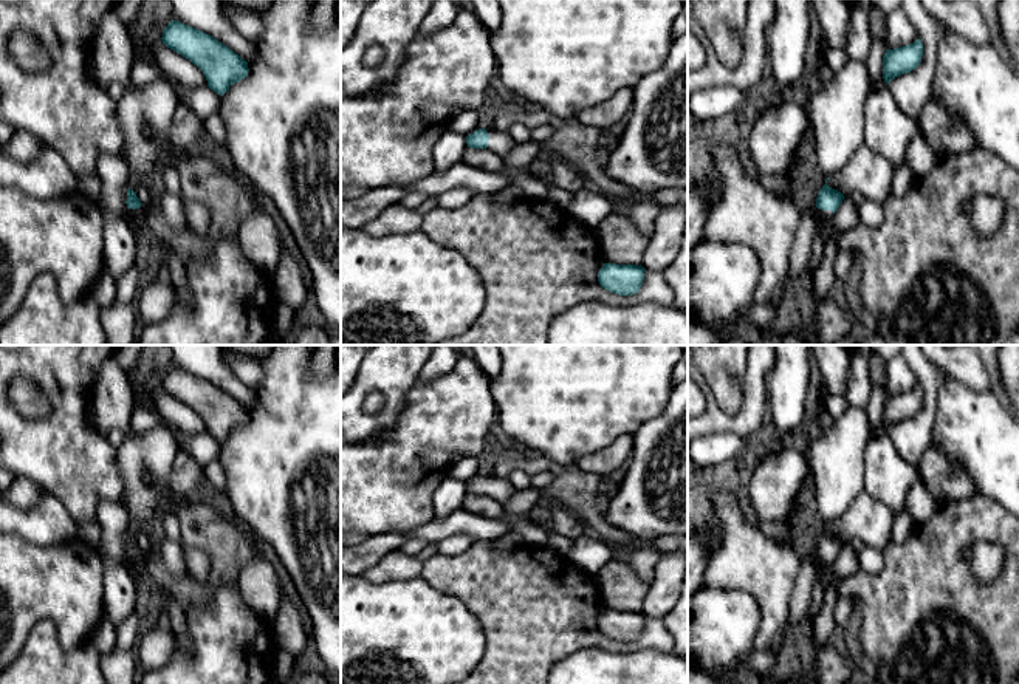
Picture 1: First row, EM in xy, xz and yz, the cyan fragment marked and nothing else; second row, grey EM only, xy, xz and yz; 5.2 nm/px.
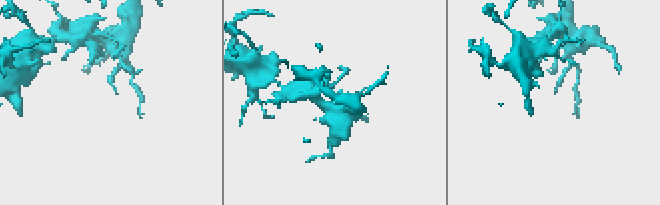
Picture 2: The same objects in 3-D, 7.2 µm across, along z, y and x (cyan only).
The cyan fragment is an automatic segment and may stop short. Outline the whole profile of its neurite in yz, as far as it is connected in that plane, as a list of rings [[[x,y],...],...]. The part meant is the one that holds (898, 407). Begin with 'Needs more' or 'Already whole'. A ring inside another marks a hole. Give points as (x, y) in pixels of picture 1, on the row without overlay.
Already whole. [[[920,385],[906,393],[886,396],[883,402],[883,426],[886,432],[892,426],[915,416],[920,412],[921,404],[923,404],[923,390]]]

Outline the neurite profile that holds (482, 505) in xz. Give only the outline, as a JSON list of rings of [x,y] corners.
[[[466,494],[463,508],[486,518],[506,522],[511,531],[522,537],[525,545],[545,546],[547,532],[540,526],[527,526],[520,517],[508,514],[503,504],[492,497]]]

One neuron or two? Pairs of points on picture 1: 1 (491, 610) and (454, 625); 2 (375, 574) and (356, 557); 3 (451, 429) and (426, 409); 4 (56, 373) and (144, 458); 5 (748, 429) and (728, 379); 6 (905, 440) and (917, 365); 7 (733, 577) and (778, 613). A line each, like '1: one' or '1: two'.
1: two
2: two
3: one
4: two
5: two
6: one
7: one

